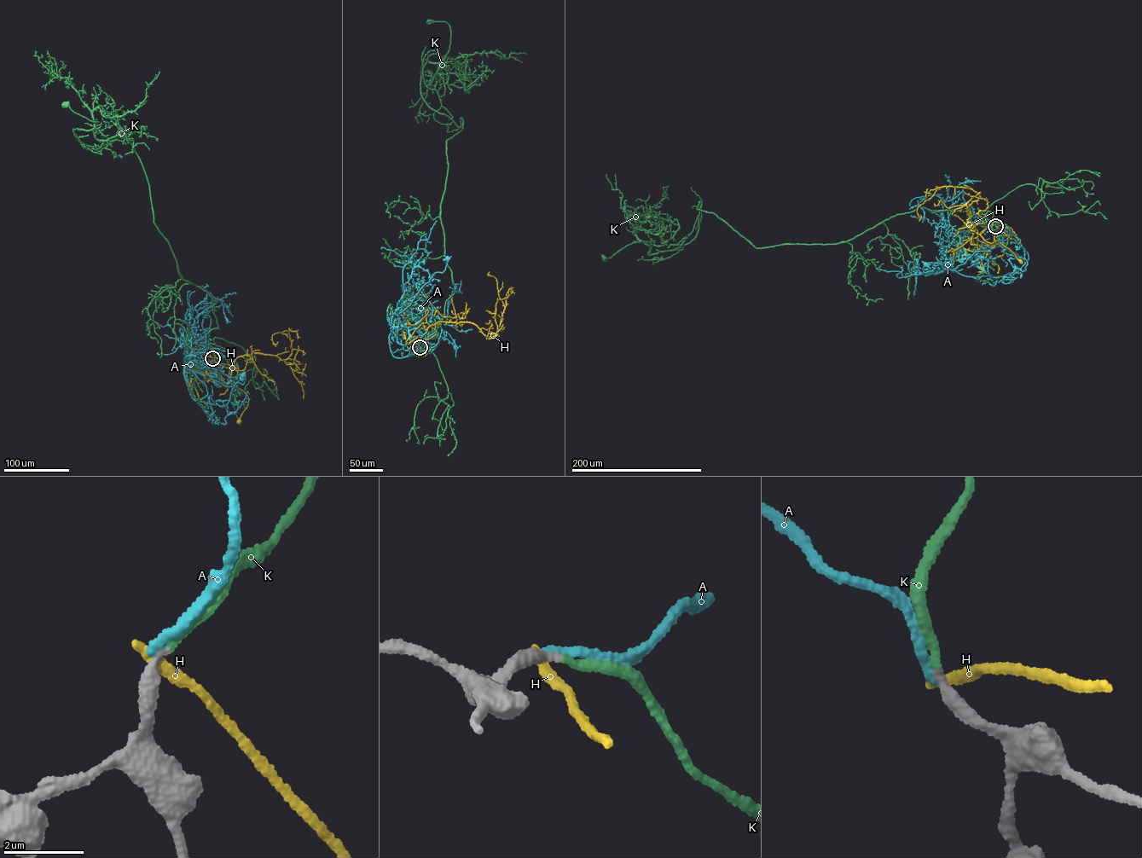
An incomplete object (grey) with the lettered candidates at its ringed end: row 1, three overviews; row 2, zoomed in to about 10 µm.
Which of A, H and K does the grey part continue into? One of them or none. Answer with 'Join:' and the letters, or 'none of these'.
Join: K

